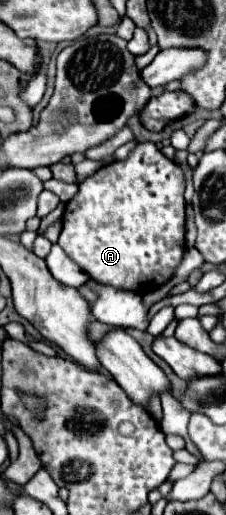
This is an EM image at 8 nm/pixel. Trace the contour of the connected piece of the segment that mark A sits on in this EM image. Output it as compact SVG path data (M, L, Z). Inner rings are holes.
M143 142L137 144L129 156L125 160L117 160L113 164L101 166L93 176L89 176L83 184L79 184L79 192L65 204L65 214L63 214L63 232L59 236L59 246L97 282L101 284L109 284L113 288L121 288L121 290L131 290L131 292L139 292L139 294L147 294L153 292L155 288L163 286L175 272L177 264L183 258L185 252L185 200L183 200L183 192L185 192L185 178L183 178L183 170L171 162L153 142Z

